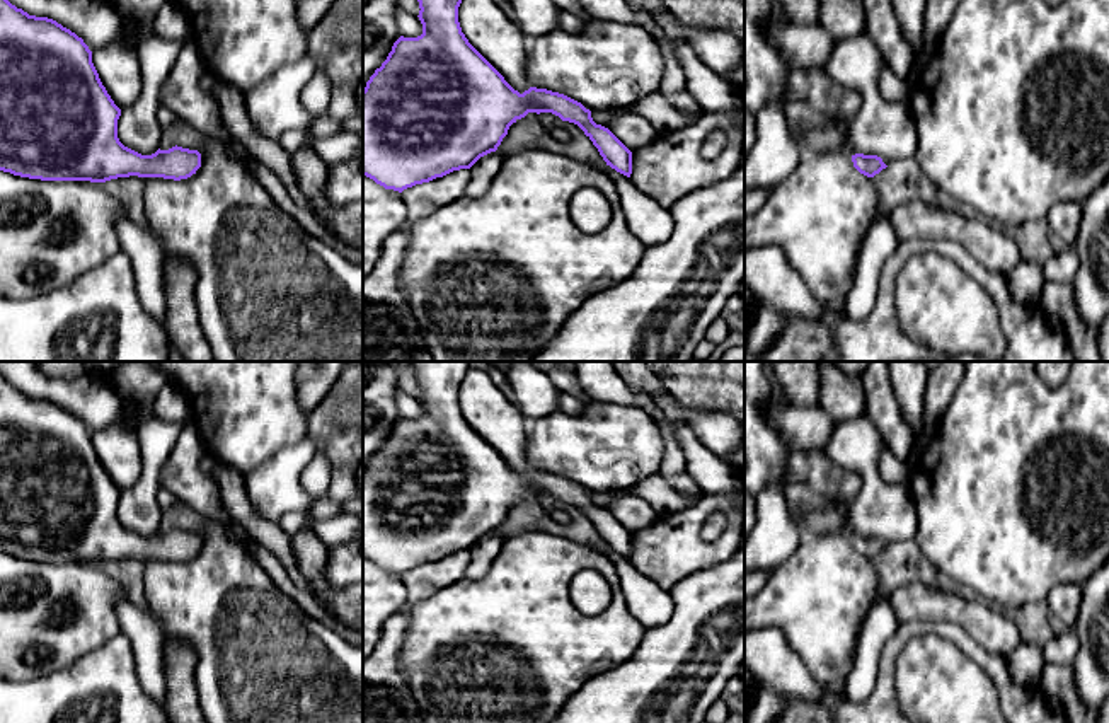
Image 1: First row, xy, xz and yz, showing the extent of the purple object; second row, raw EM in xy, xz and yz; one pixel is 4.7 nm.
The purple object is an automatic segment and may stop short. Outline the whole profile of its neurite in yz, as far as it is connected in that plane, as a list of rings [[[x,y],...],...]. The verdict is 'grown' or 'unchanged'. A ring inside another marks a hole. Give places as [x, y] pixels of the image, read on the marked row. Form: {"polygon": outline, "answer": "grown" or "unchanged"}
{"polygon": [[[855,153],[852,155],[852,162],[853,162],[853,167],[867,177],[874,177],[876,174],[879,174],[882,169],[888,167],[882,162],[882,159],[877,155]]], "answer": "unchanged"}

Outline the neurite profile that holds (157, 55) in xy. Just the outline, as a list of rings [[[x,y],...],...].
[[[152,34],[138,43],[143,90],[131,106],[121,109],[118,138],[124,147],[141,155],[152,155],[158,150],[164,131],[158,121],[158,109],[162,107],[158,90],[189,41],[192,43],[191,34],[184,39],[165,39]]]

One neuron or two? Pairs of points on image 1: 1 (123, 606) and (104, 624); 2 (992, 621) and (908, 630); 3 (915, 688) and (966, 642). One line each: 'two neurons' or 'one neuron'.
1: two neurons
2: two neurons
3: two neurons

